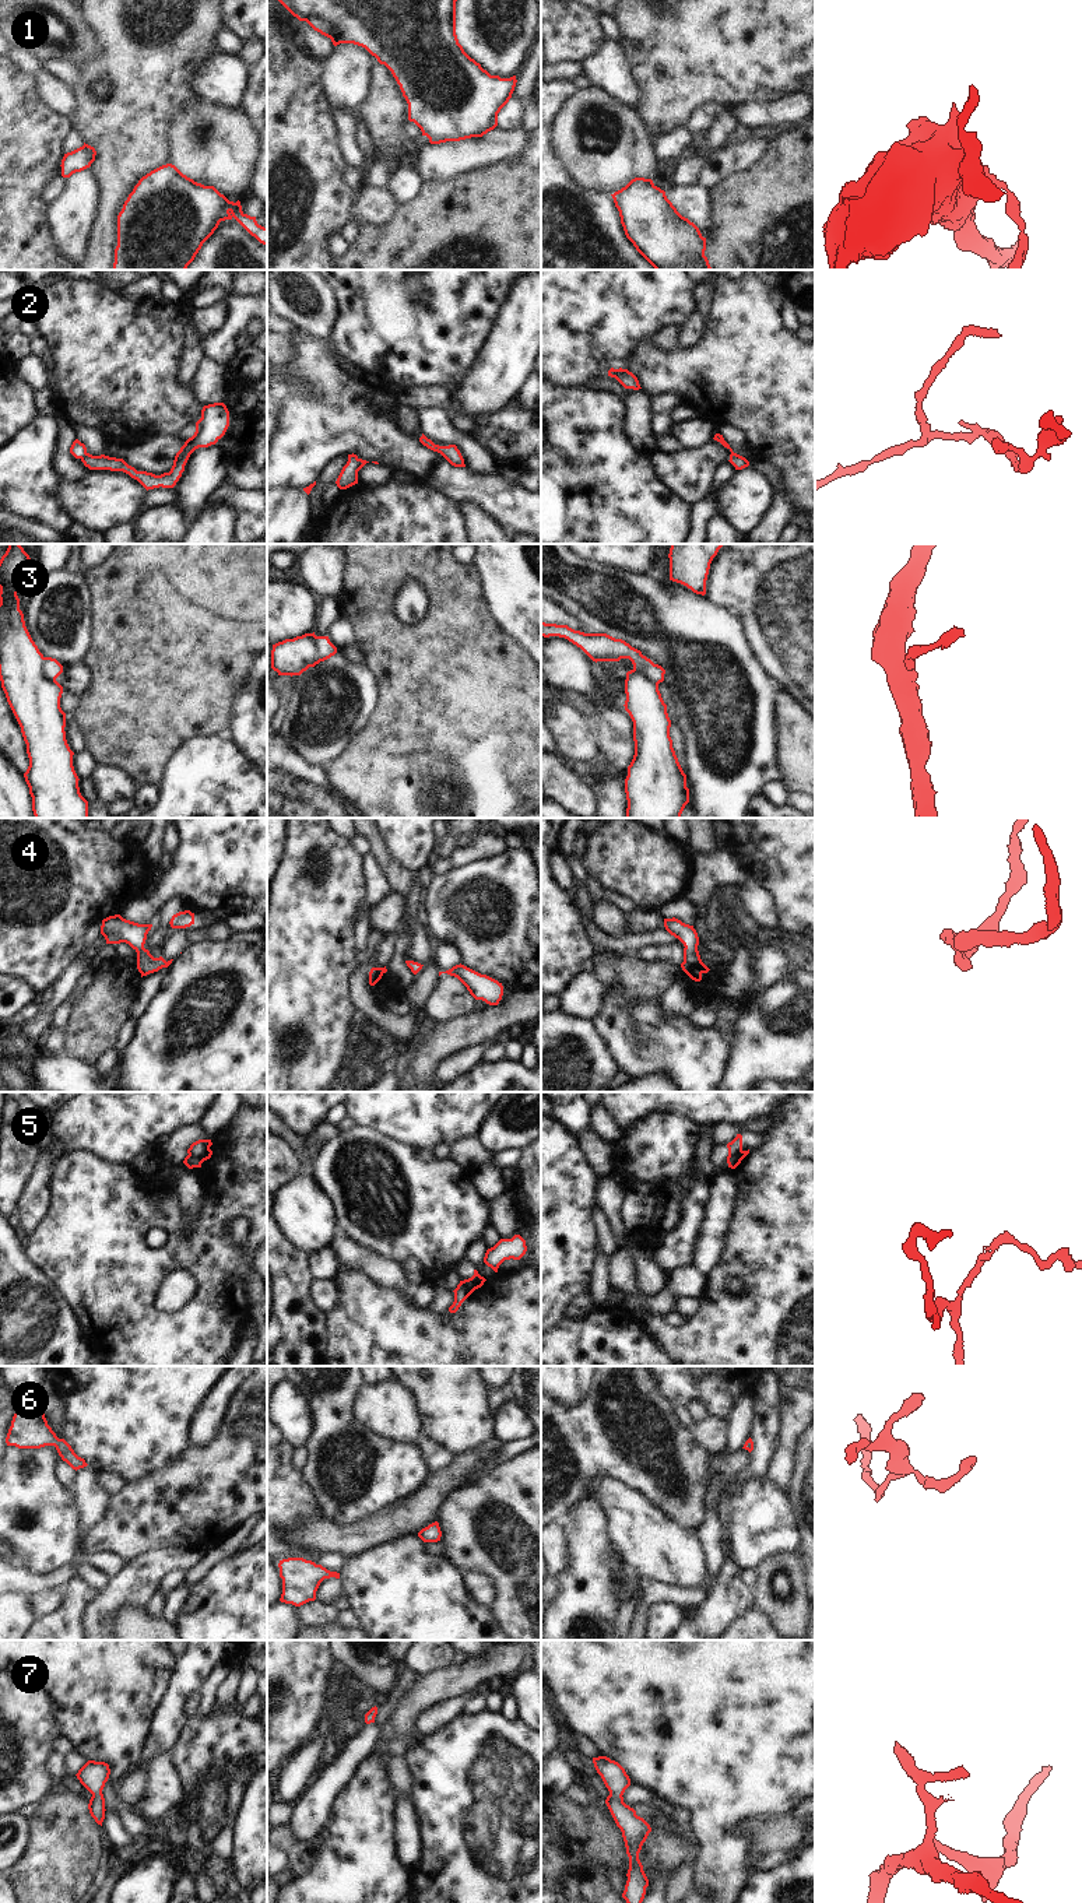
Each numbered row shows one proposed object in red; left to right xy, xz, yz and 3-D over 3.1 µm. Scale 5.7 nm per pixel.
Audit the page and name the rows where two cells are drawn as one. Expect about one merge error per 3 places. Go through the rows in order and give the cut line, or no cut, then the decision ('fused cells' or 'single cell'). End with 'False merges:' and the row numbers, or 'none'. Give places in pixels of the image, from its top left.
1: no cut; single cell
2: cut in xy along (87, 453), (81, 459); fused cells
3: cut in xz along (315, 635), (316, 657), (308, 666); fused cells
4: no cut; single cell
5: cut in yz along (743, 1151), (727, 1158); fused cells
6: no cut; single cell
7: no cut; single cell
False merges: 2, 3, 5

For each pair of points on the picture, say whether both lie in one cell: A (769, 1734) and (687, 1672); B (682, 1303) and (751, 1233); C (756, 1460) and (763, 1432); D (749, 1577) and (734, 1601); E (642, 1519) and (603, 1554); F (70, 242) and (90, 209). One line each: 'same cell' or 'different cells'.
A: same cell
B: different cells
C: same cell
D: different cells
E: different cells
F: same cell

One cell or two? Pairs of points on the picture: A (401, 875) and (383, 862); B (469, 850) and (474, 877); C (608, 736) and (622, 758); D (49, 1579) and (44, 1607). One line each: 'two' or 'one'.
A: one
B: two
C: one
D: two

